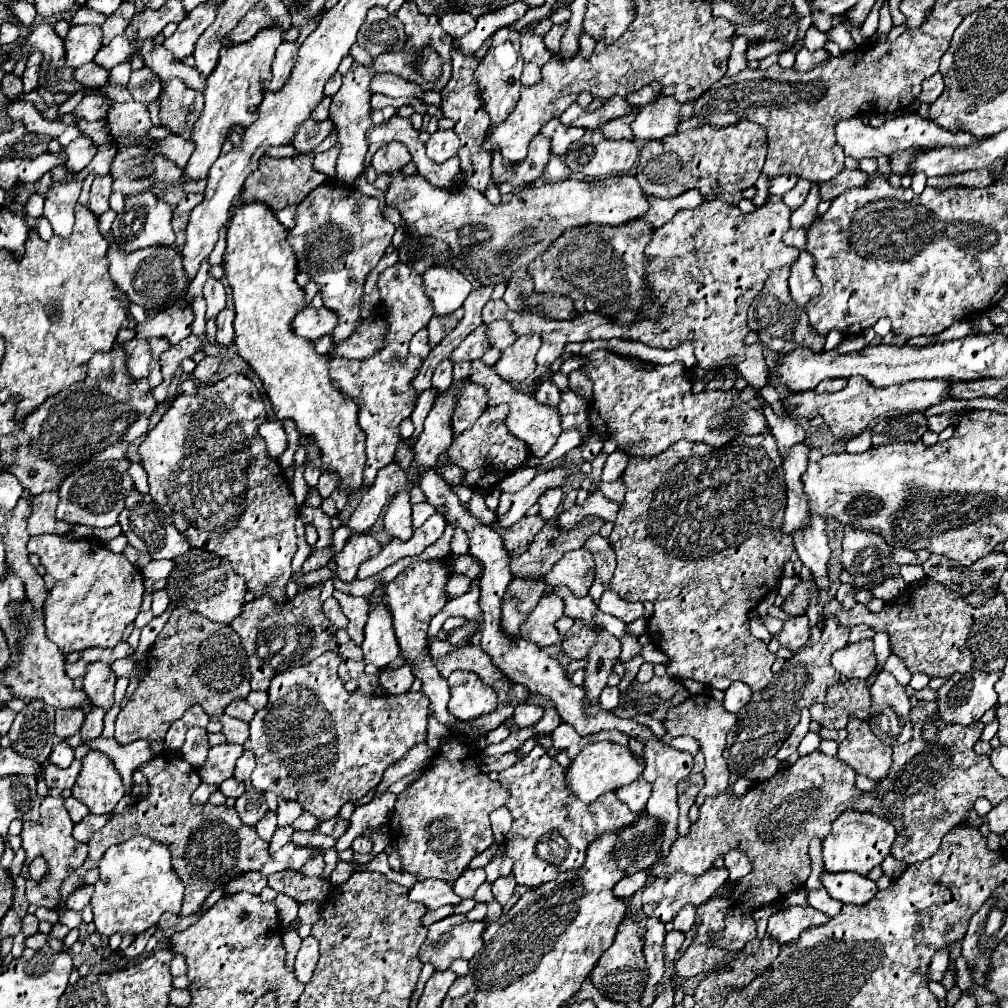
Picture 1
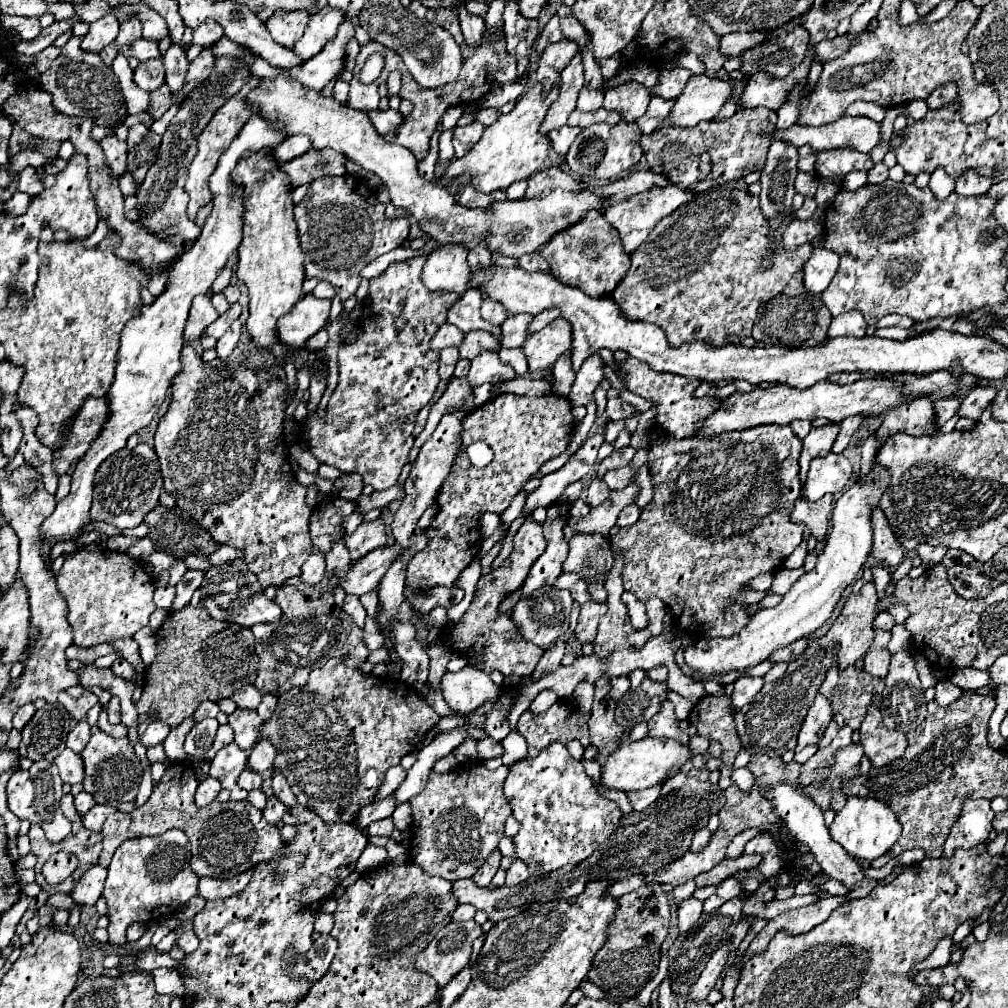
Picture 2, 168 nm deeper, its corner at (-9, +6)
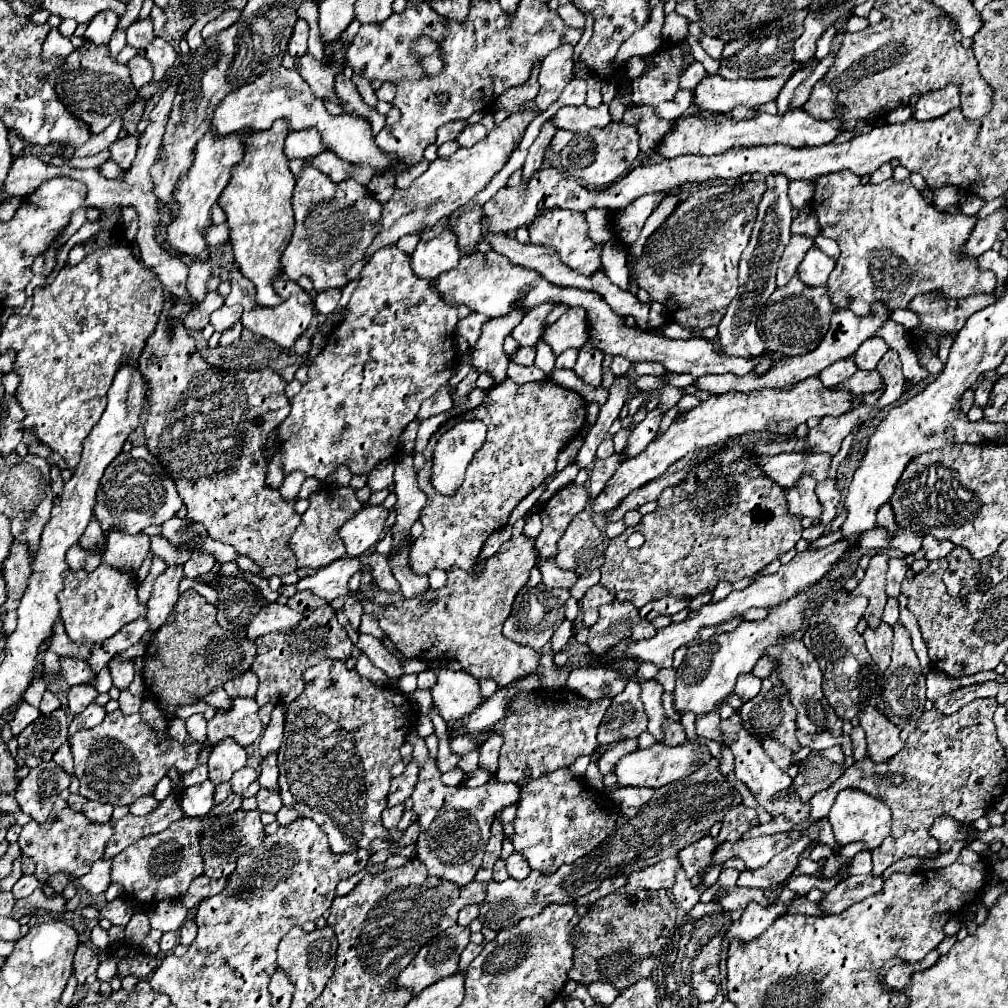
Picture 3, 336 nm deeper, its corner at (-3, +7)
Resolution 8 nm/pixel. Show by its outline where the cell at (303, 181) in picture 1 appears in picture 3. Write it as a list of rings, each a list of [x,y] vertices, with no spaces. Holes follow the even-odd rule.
[[[324,151],[324,153],[320,153],[320,155],[312,157],[312,159],[306,159],[306,163],[312,165],[312,167],[316,167],[316,169],[320,169],[320,171],[326,173],[328,177],[332,177],[334,183],[344,181],[344,179],[348,177],[348,169],[350,169],[350,163],[348,163],[348,161],[338,159],[338,157],[336,157],[334,153],[330,153],[330,151]]]

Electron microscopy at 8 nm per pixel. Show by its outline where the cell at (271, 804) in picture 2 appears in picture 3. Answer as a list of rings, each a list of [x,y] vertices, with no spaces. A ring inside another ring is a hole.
[[[260,789],[256,793],[256,801],[258,801],[258,809],[266,811],[266,813],[278,813],[278,809],[282,807],[282,799],[278,793],[272,793],[268,789]]]

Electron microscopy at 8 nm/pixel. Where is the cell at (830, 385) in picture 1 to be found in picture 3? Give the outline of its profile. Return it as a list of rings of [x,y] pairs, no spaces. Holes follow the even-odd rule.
[[[848,357],[844,361],[836,361],[836,365],[830,365],[828,369],[822,369],[818,377],[824,387],[836,387],[846,379],[850,379],[854,373],[856,373],[856,363],[852,357]]]

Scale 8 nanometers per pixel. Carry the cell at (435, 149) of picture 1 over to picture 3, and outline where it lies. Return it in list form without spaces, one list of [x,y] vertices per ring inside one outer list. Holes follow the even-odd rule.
[[[468,123],[468,125],[460,131],[460,135],[456,137],[456,143],[458,143],[460,147],[472,147],[472,145],[478,143],[480,139],[484,139],[484,135],[486,135],[486,129],[484,129],[480,123]]]

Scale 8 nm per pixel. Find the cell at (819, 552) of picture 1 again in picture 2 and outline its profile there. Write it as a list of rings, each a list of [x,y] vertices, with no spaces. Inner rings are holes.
[[[824,496],[818,502],[808,502],[804,498],[798,498],[790,518],[792,522],[806,522],[812,536],[816,536],[816,540],[824,540],[828,532],[828,516],[834,508],[834,502],[836,502],[834,496]]]

